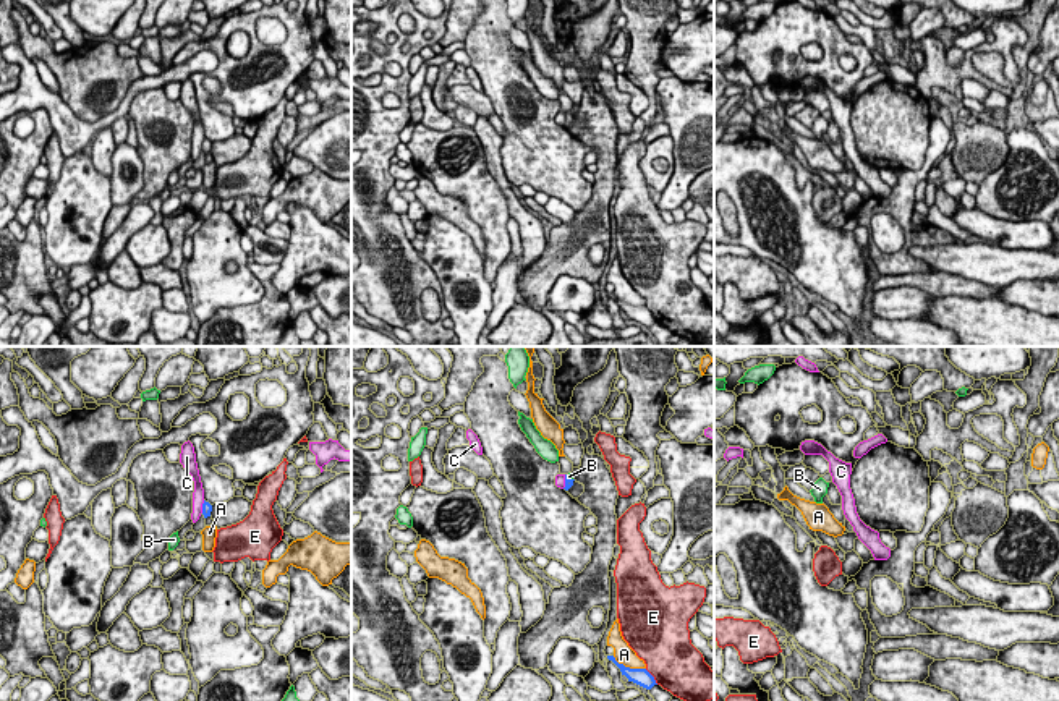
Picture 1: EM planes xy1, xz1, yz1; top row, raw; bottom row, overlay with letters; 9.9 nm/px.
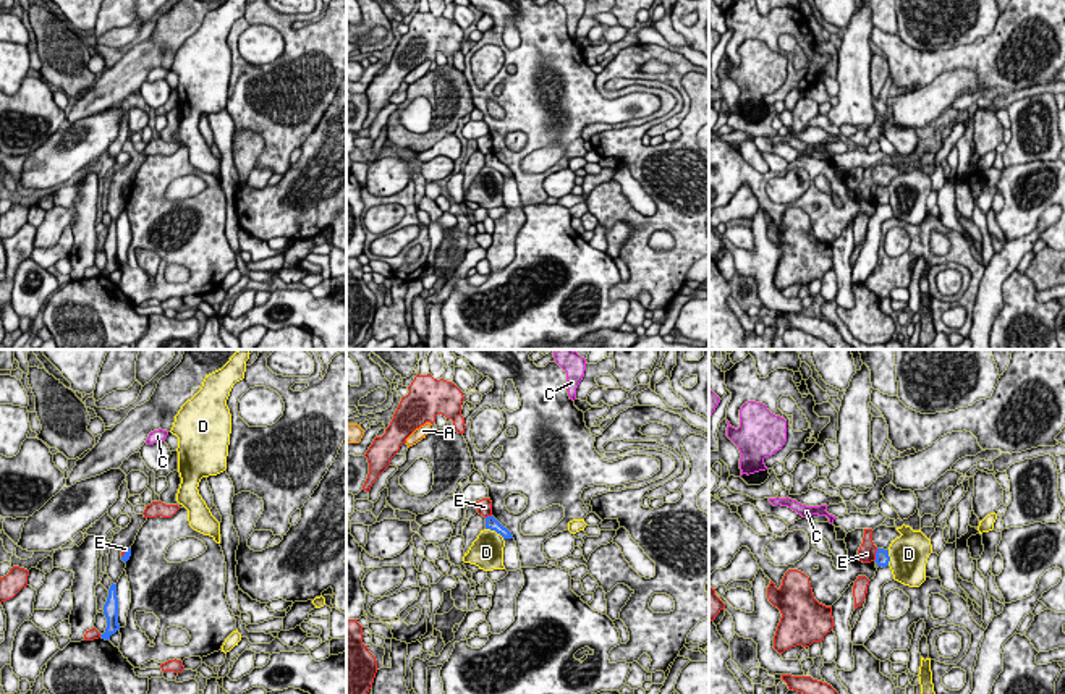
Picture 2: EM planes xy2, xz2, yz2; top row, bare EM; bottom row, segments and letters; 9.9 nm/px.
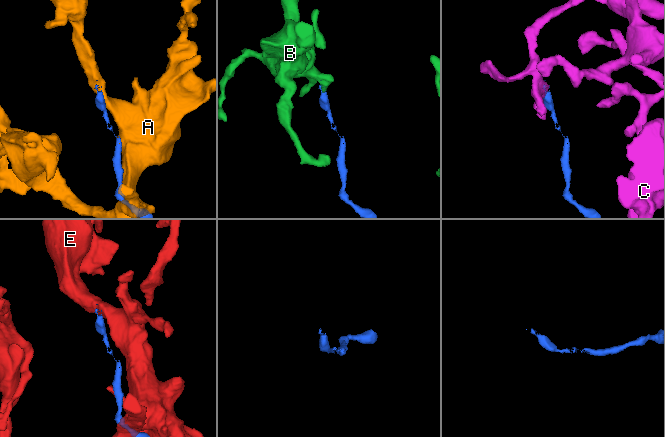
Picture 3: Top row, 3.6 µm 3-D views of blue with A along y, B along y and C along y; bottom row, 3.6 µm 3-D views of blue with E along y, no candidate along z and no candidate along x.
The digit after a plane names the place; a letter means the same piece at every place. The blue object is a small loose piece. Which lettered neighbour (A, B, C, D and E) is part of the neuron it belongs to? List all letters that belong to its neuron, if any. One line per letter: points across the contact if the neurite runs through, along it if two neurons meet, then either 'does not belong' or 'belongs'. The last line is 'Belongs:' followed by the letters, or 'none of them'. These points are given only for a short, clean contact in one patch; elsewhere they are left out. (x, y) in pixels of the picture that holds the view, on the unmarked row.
A: does not belong
B: runs through xz1 (569, 120), (569, 117), (569, 114); belongs
C: border along xz1 (565, 112), (562, 125); does not belong
D: does not belong
E: does not belong
Belongs: B

